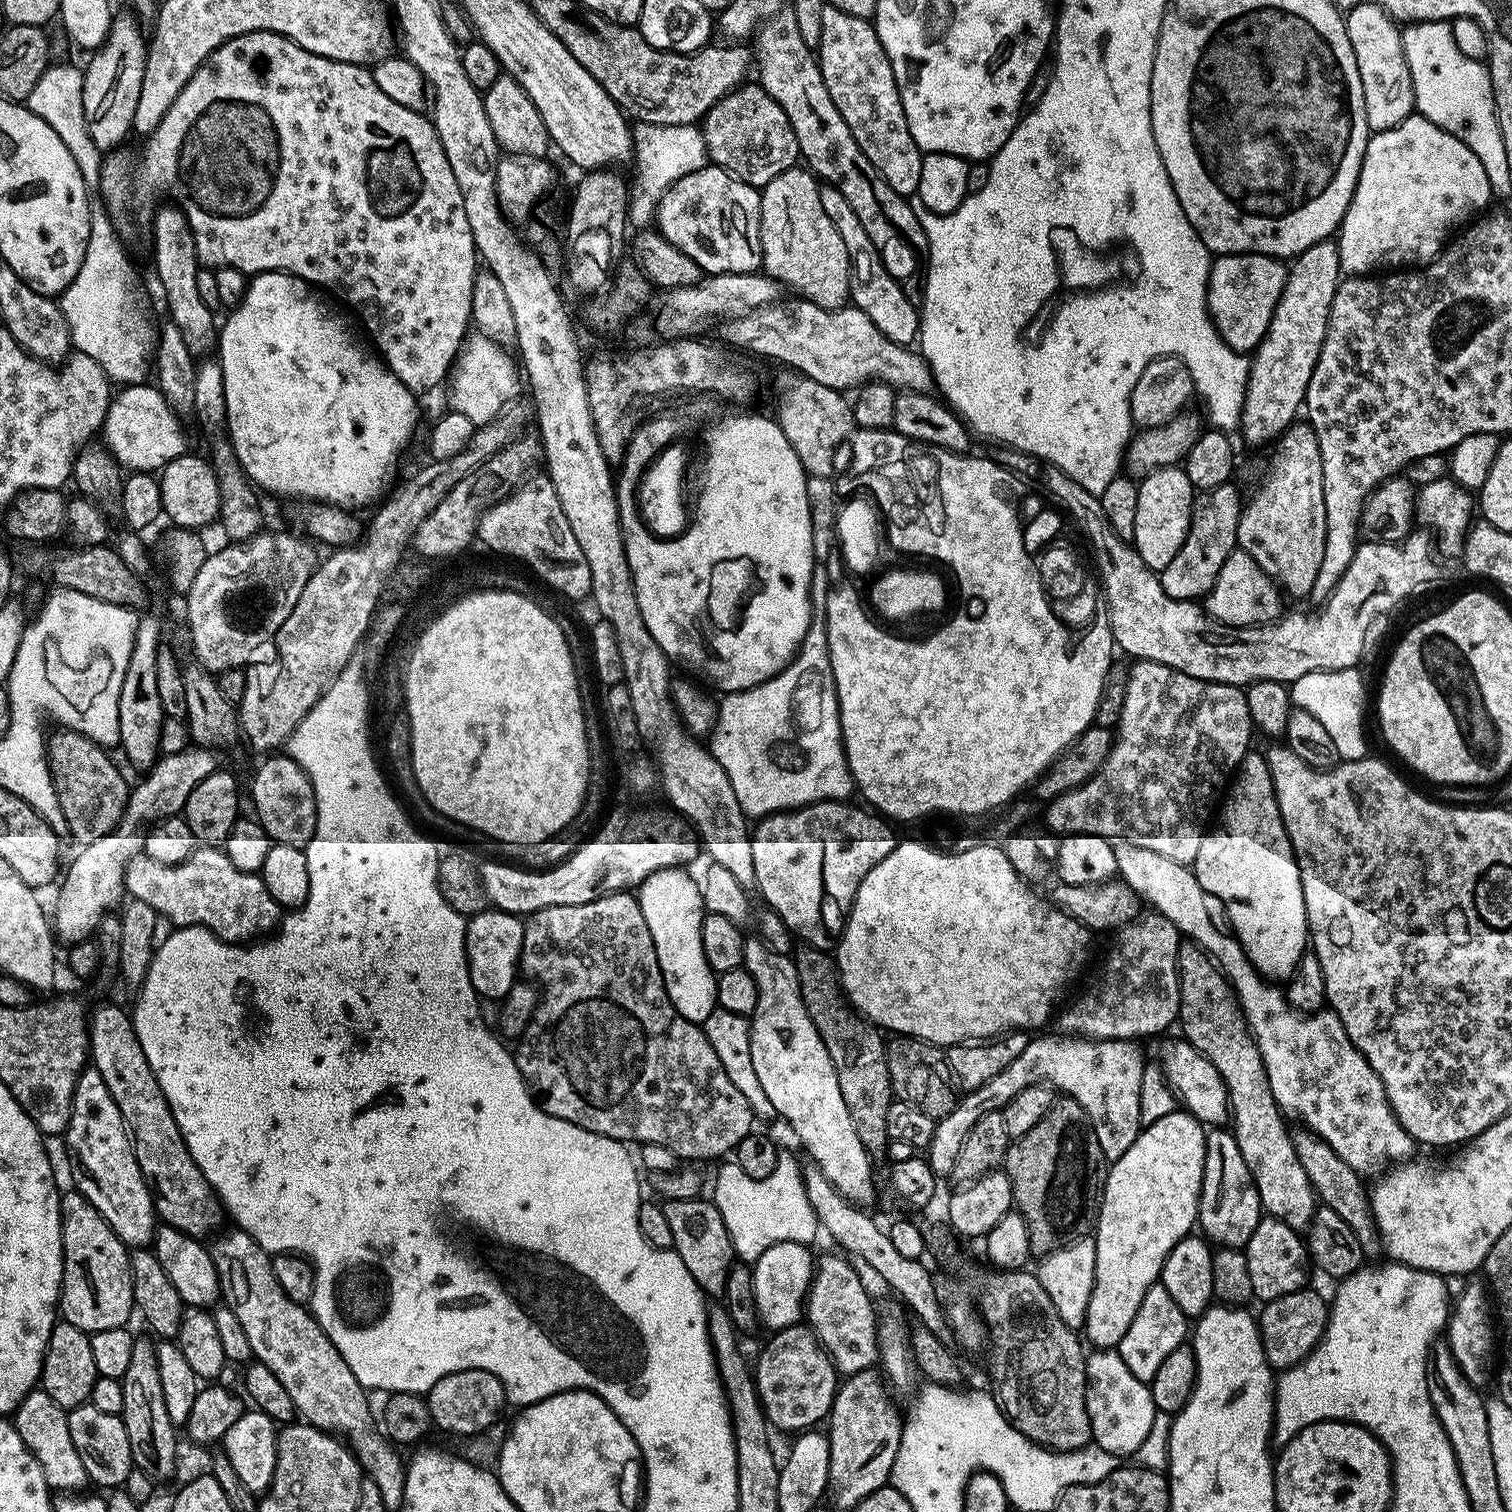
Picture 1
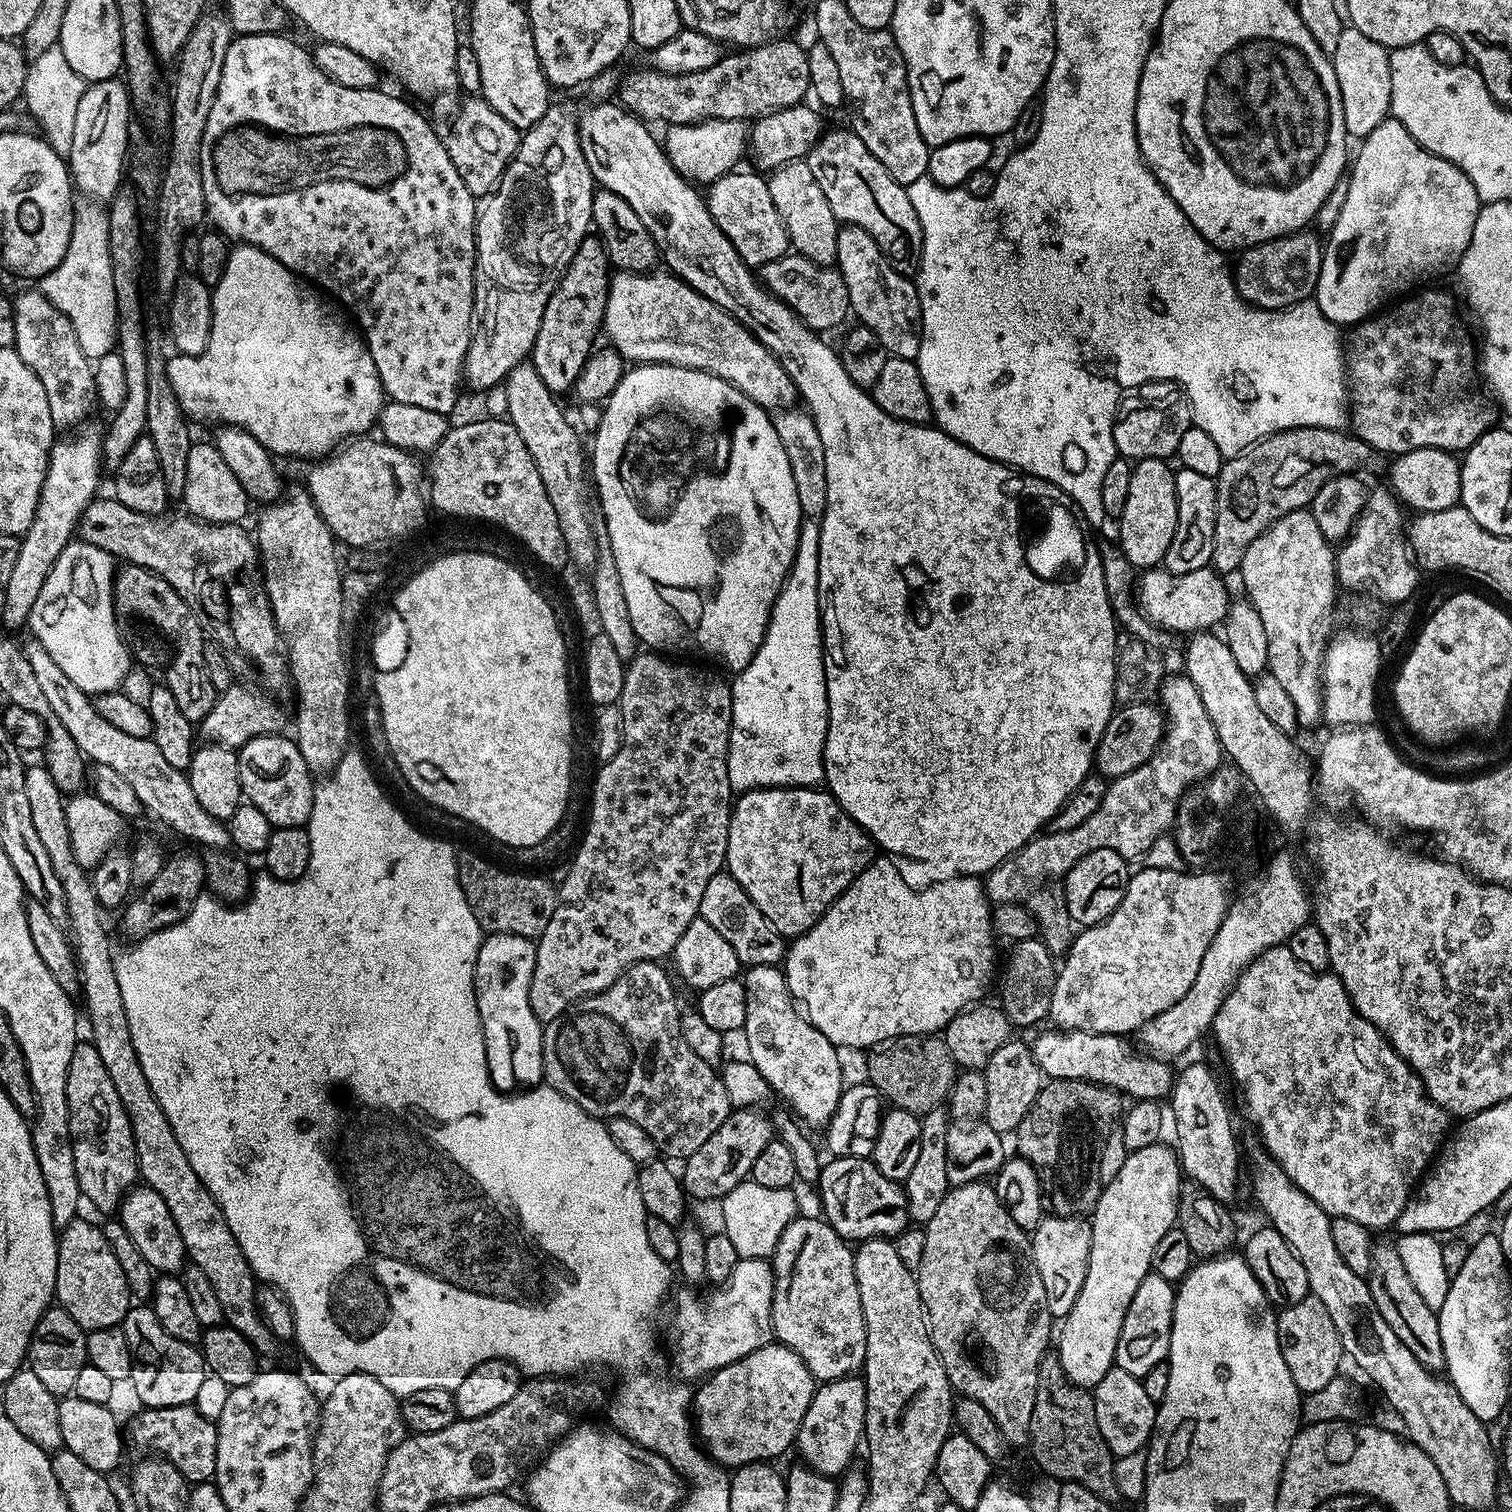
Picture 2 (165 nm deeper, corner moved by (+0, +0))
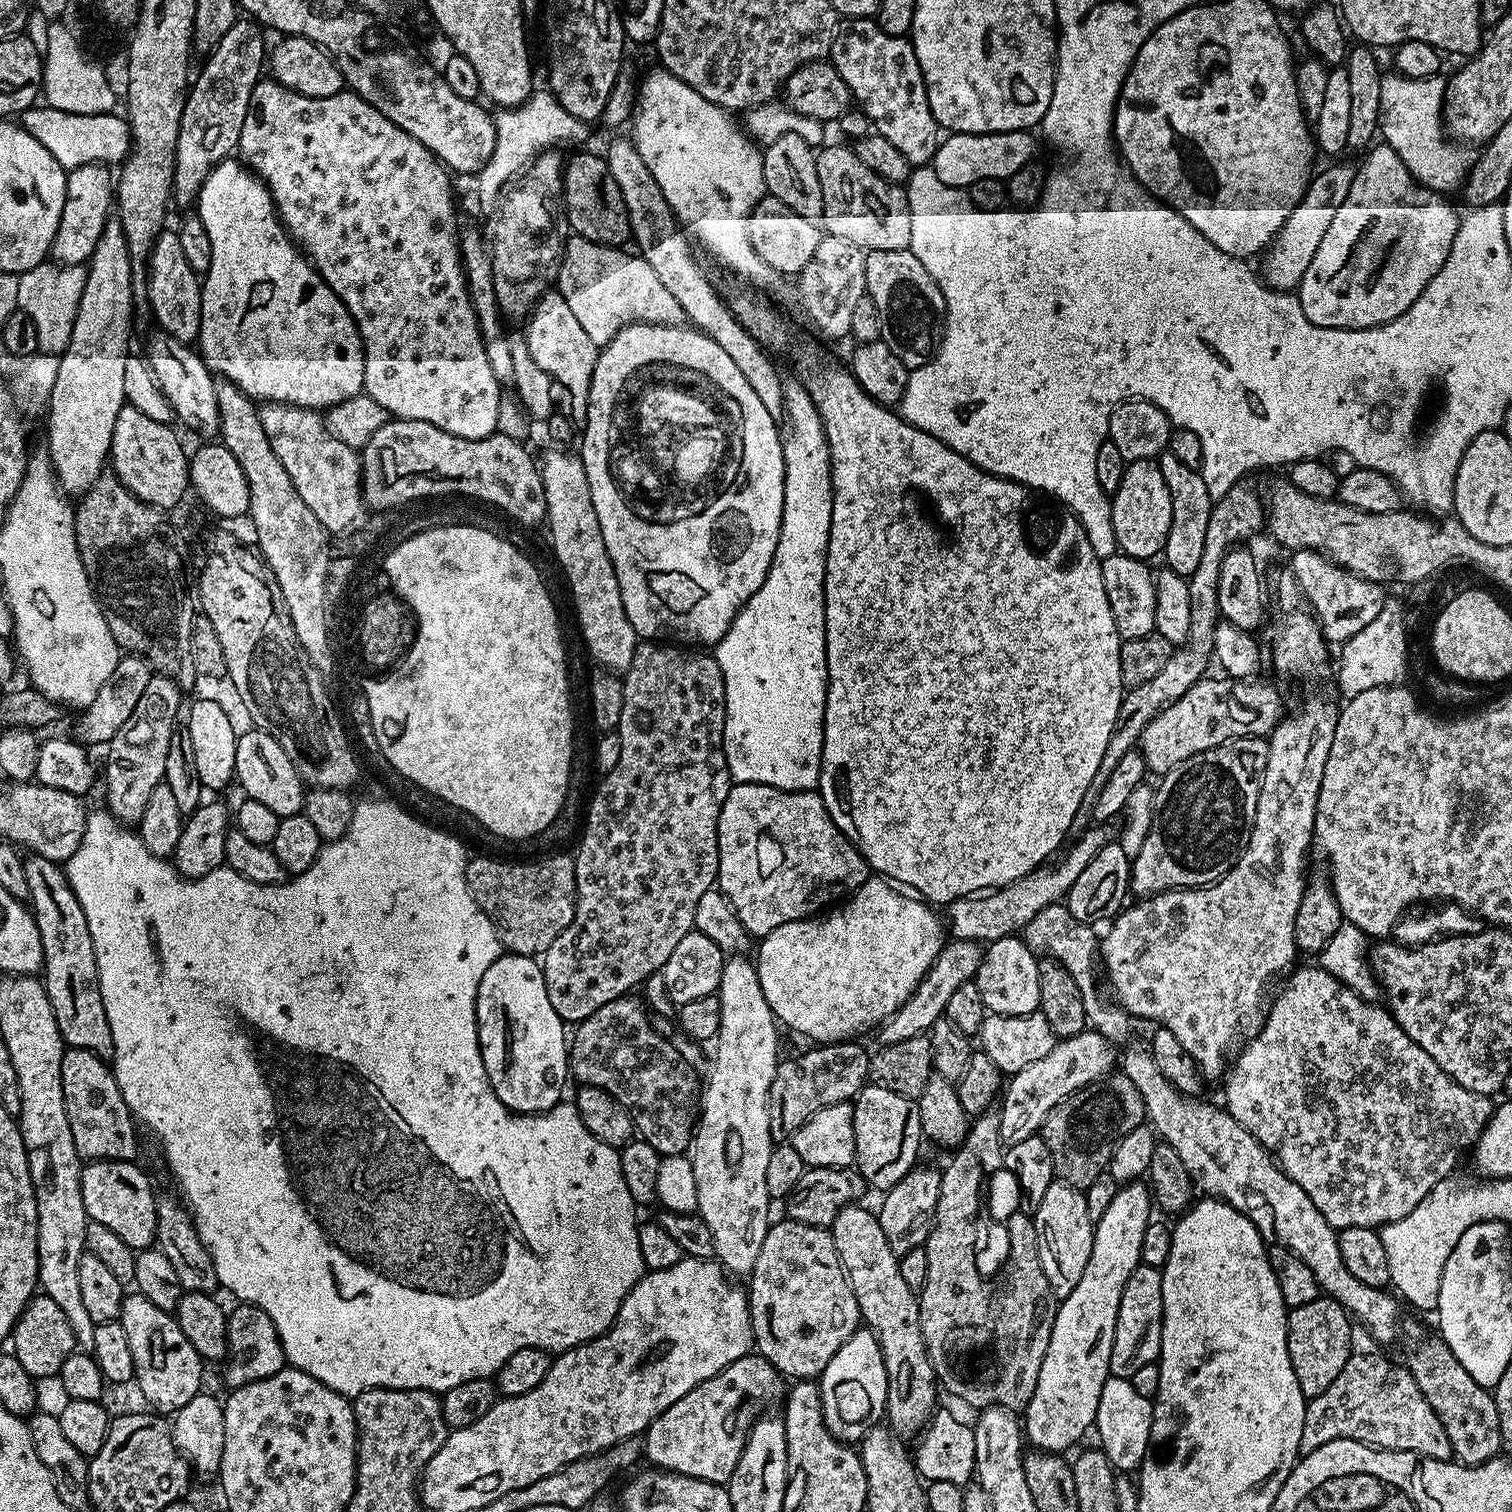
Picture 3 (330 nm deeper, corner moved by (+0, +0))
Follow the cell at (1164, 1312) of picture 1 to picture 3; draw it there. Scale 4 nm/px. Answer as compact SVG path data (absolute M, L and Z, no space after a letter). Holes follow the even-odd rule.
M1141 1263L1130 1274L1130 1278L1126 1278L1126 1286L1122 1290L1122 1302L1118 1306L1118 1322L1114 1330L1114 1346L1110 1350L1111 1375L1131 1380L1140 1367L1157 1363L1163 1317L1162 1271L1154 1265Z

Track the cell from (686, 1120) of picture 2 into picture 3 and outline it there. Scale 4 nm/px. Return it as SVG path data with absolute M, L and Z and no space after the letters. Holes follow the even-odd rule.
M629 994L618 997L614 1002L606 1002L606 1006L594 1010L594 1014L590 1014L575 1025L576 1033L573 1036L571 1033L570 1036L570 1072L575 1079L576 1076L580 1079L581 1085L606 1090L606 1094L618 1098L618 1102L622 1102L622 1106L626 1106L629 1110L635 1110L637 1113L645 1112L648 1116L635 1117L635 1131L639 1139L649 1143L661 1157L682 1156L689 1151L694 1131L694 1101L698 1096L696 1076L692 1073L691 1066L684 1061L683 1054L666 1037L660 1036L659 1030L652 1025L643 1002L635 1000L634 997L635 995ZM600 1024L606 1024L606 1036L610 1038L610 1044L606 1046L608 1052L606 1056L610 1056L612 1062L608 1062L608 1066L602 1066L606 1068L602 1070L606 1074L600 1074Z

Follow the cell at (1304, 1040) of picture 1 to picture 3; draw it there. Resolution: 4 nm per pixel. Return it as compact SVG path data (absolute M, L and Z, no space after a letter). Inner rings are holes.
M1299 968L1287 977L1289 980L1285 982L1284 989L1273 998L1272 1009L1267 1009L1264 1023L1245 1043L1249 1044L1241 1050L1240 1057L1233 1064L1231 1061L1223 1081L1223 1103L1226 1111L1243 1128L1250 1130L1250 1134L1262 1147L1272 1153L1280 1169L1294 1182L1298 1182L1298 1186L1302 1186L1306 1194L1310 1194L1310 1202L1318 1206L1322 1218L1326 1218L1332 1228L1339 1230L1350 1226L1366 1226L1379 1229L1390 1222L1398 1222L1398 1218L1406 1218L1406 1214L1410 1214L1410 1210L1414 1210L1414 1206L1418 1206L1418 1202L1422 1202L1422 1198L1426 1198L1426 1194L1430 1194L1430 1190L1434 1190L1438 1182L1449 1179L1455 1173L1452 1171L1455 1170L1460 1155L1467 1148L1469 1151L1475 1145L1476 1139L1483 1134L1488 1119L1492 1117L1494 1100L1490 1096L1474 1094L1466 1090L1466 1086L1458 1086L1458 1082L1449 1078L1440 1069L1438 1062L1434 1062L1434 1058L1430 1058L1430 1054L1426 1054L1426 1050L1418 1046L1418 1042L1408 1037L1406 1030L1402 1030L1400 1023L1385 1007L1379 1008L1379 1003L1359 996L1353 988L1347 988L1325 968Z

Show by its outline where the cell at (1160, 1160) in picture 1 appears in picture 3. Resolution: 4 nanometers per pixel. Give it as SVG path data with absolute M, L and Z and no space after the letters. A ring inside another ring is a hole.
M1133 1182L1117 1187L1110 1206L1106 1206L1106 1214L1095 1221L1090 1262L1086 1262L1086 1270L1082 1270L1078 1286L1074 1286L1074 1290L1070 1290L1070 1294L1059 1301L1050 1334L1050 1346L1046 1346L1042 1370L1038 1370L1038 1386L1034 1386L1034 1394L1022 1412L1022 1432L1027 1443L1028 1440L1032 1443L1029 1445L1033 1449L1067 1453L1067 1448L1074 1447L1095 1425L1098 1398L1102 1398L1102 1386L1106 1386L1110 1375L1110 1350L1114 1346L1114 1330L1118 1322L1118 1306L1122 1302L1122 1290L1126 1286L1126 1278L1130 1278L1130 1274L1141 1264L1143 1234L1153 1219L1152 1208L1154 1212L1149 1185Z

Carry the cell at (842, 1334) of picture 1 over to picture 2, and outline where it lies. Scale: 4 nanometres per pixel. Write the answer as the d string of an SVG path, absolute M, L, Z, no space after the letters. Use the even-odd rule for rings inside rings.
M800 1214L782 1231L770 1263L776 1276L772 1299L773 1337L794 1350L818 1382L841 1380L843 1376L859 1373L866 1358L866 1322L862 1314L862 1298L858 1294L856 1257L849 1241L839 1236L826 1219L815 1220Z

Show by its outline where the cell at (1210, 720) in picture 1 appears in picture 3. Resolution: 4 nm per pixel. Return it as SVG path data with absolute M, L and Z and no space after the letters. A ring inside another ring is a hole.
M1092 826L1079 837L1080 840L1057 864L1045 862L1035 868L1030 874L1026 874L1013 884L1004 888L997 888L987 894L973 894L971 896L959 896L958 899L947 905L948 920L946 916L946 928L951 939L968 939L979 942L991 942L1019 933L1034 918L1034 914L1042 914L1046 906L1059 905L1067 897L1070 886L1078 882L1078 874L1098 854L1103 844L1109 843L1110 836L1103 832L1100 826Z

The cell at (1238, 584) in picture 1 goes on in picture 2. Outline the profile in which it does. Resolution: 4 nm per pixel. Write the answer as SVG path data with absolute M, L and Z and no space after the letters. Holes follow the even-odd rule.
M1211 567L1194 570L1190 574L1176 576L1167 570L1148 570L1138 580L1138 607L1153 624L1159 626L1165 633L1188 632L1195 634L1201 630L1212 630L1223 621L1230 607L1228 592L1224 589L1225 577Z

